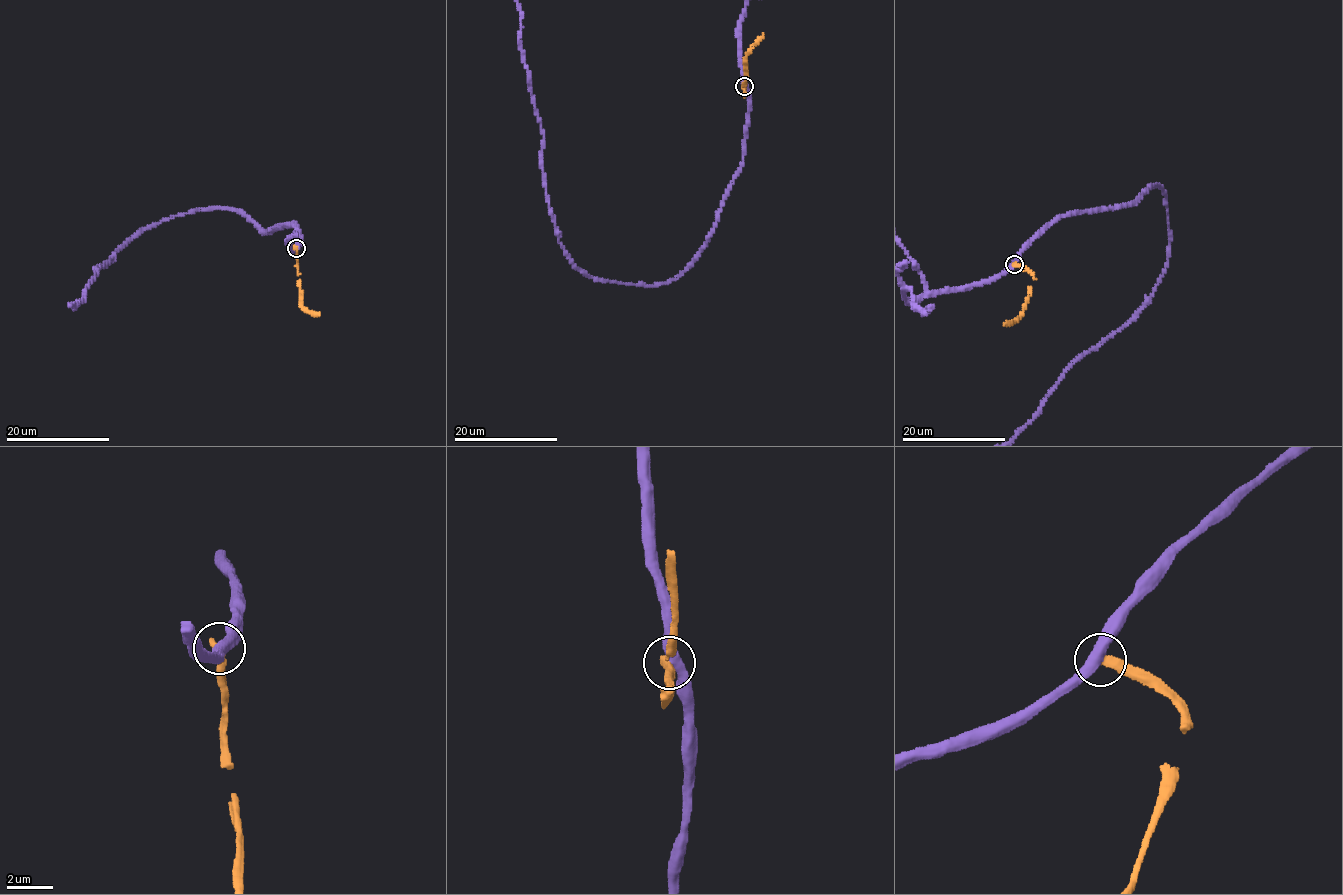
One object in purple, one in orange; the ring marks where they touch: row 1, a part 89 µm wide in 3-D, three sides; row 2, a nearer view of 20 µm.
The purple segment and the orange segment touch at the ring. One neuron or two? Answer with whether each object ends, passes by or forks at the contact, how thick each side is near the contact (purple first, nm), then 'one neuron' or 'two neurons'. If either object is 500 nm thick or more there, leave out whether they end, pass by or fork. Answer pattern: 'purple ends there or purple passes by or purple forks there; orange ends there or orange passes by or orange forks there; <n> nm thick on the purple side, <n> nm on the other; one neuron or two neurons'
purple passes by; orange ends there; 440 nm thick on the purple side, 440 nm on the other; two neurons

